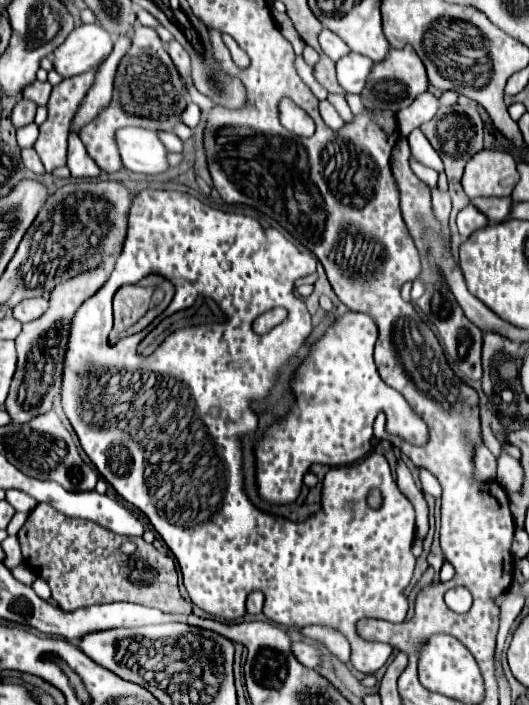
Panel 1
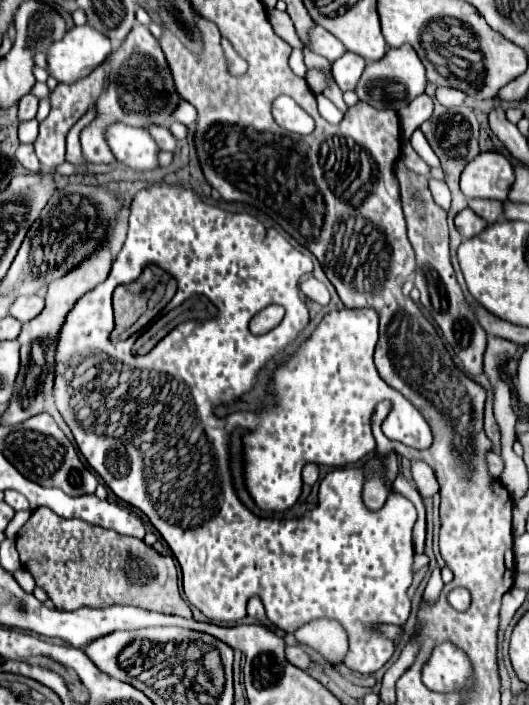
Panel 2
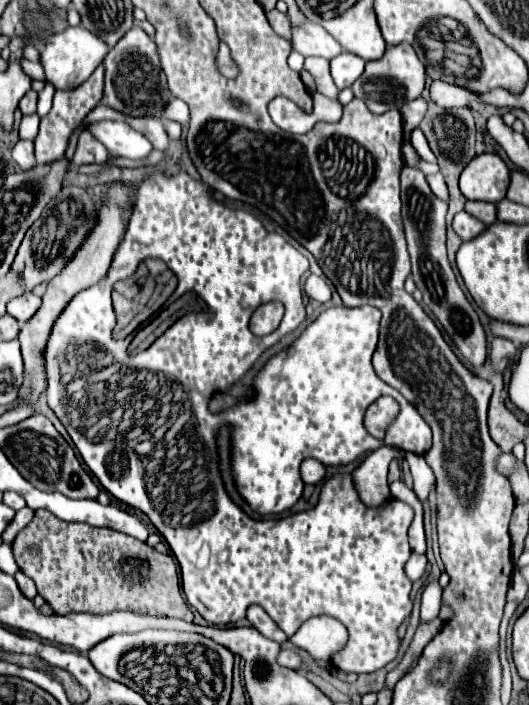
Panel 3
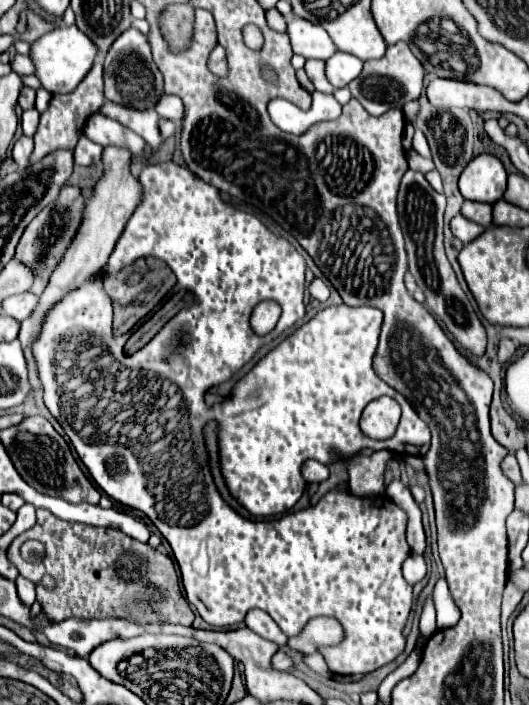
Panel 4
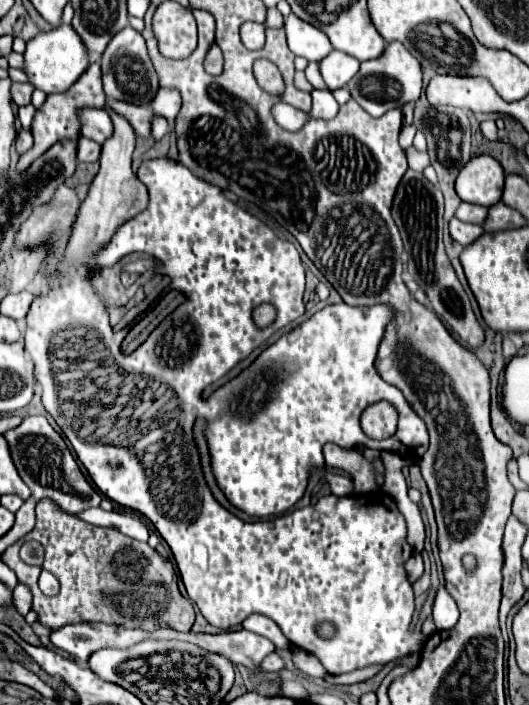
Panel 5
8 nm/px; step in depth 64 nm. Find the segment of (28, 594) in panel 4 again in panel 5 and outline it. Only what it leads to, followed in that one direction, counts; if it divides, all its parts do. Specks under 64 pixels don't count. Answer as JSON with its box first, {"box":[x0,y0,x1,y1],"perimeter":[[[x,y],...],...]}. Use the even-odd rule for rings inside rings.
{"box":[12,584,32,616],"perimeter":[[[18,584],[14,588],[14,592],[12,592],[12,604],[14,604],[16,612],[22,614],[22,616],[26,616],[30,612],[30,606],[32,606],[32,600],[30,600],[32,596],[28,592],[30,590],[26,586],[22,586],[22,584]]]}

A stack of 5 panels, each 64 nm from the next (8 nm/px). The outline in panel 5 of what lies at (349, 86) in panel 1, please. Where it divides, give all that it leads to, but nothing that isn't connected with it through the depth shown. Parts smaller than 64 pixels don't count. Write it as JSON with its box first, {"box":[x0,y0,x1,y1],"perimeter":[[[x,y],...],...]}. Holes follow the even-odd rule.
{"box":[318,52,360,90],"perimeter":[[[330,52],[330,56],[326,56],[324,60],[318,62],[320,64],[320,74],[328,86],[328,90],[336,90],[348,84],[348,80],[358,72],[360,62],[344,52]]]}

